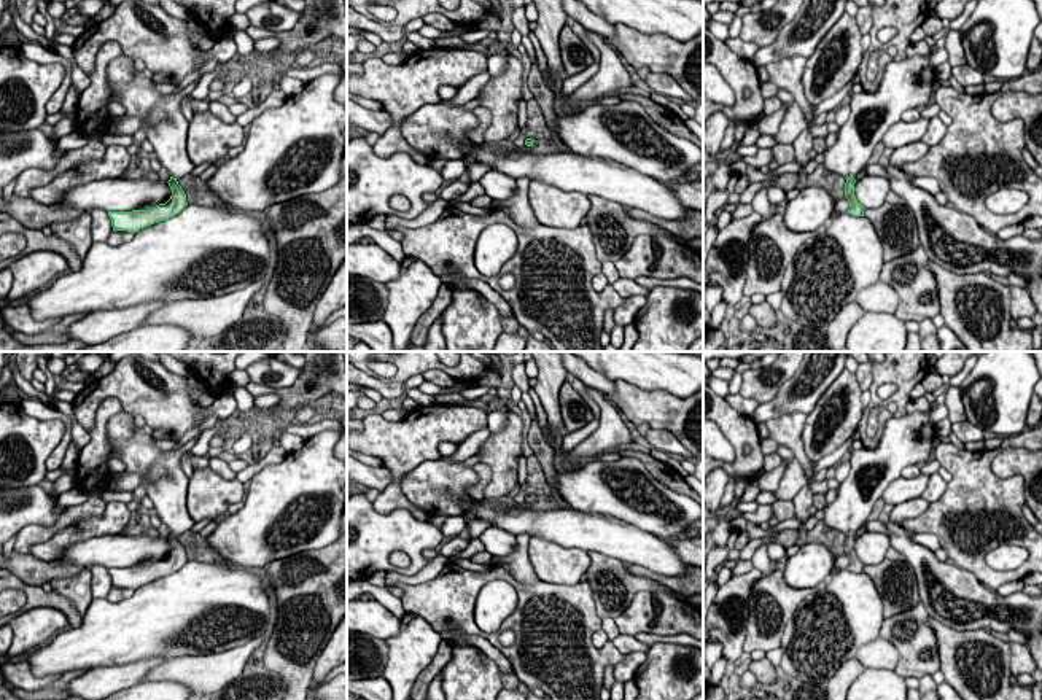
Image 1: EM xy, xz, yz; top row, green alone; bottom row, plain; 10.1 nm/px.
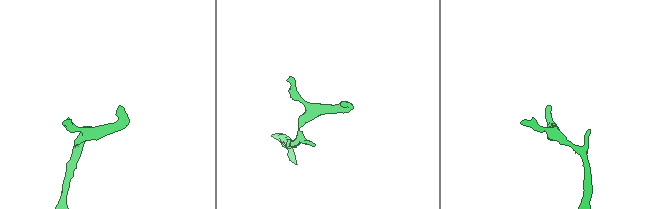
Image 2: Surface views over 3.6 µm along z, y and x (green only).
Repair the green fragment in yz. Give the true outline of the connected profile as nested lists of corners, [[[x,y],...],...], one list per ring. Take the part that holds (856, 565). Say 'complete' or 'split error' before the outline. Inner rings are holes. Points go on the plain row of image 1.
split error; [[[932,402],[926,412],[888,418],[877,449],[862,447],[850,452],[850,474],[840,484],[835,500],[824,508],[822,519],[826,527],[846,535],[845,554],[850,558],[850,571],[864,573],[865,565],[854,552],[854,535],[865,525],[875,501],[907,466],[931,460],[935,430],[929,414],[937,406]]]

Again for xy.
split error; [[[119,412],[108,423],[111,452],[119,453],[126,465],[124,472],[143,476],[146,496],[153,501],[161,522],[172,531],[167,538],[172,552],[165,560],[150,566],[108,568],[113,587],[138,589],[154,579],[178,571],[186,562],[186,550],[178,535],[196,523],[186,508],[189,477],[181,468],[180,450],[162,450],[154,445],[154,438],[134,422],[134,415]]]

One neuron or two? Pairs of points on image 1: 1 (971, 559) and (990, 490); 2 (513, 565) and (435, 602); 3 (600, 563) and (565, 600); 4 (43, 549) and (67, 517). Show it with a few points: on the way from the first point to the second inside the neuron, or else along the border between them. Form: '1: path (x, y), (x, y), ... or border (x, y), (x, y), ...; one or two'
1: path (950, 538), (942, 516), (968, 508); one
2: border (490, 563), (505, 567), (524, 583), (538, 581); two
3: border (587, 579), (595, 611), (600, 616); two
4: border (91, 517), (83, 517), (58, 530), (27, 552); two

